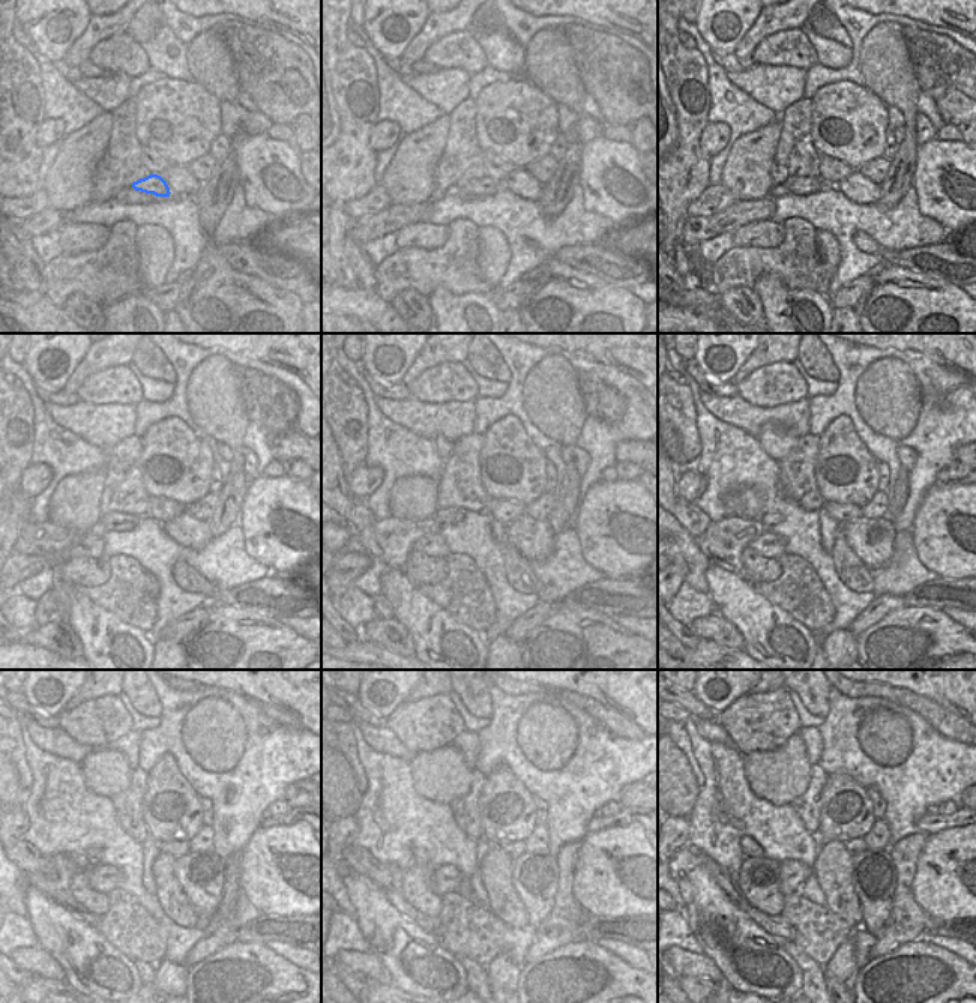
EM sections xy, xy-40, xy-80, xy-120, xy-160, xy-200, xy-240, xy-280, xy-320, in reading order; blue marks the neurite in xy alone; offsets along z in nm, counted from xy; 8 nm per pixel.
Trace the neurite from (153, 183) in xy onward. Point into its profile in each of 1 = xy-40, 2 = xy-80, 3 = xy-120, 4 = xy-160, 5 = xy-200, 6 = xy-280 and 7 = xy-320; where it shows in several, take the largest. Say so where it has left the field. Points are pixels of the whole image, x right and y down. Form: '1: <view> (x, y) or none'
1: xy-40 (484, 186)
2: xy-80 (798, 185)
3: xy-120 (120, 521)
4: xy-160 (443, 517)
5: xy-200 (772, 518)
6: xy-280 (421, 858)
7: xy-320 (750, 847)

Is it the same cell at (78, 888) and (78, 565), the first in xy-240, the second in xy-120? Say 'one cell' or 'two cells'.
one cell

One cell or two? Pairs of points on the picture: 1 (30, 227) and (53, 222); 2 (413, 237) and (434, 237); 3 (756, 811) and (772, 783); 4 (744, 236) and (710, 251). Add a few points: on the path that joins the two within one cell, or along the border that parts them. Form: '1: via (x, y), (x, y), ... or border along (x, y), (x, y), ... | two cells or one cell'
1: via (36, 225), (47, 222) | one cell
2: via (418, 237), (430, 237) | one cell
3: border along (745, 768), (745, 780), (760, 798), (790, 805) | two cells
4: border along (730, 233), (735, 245) | two cells

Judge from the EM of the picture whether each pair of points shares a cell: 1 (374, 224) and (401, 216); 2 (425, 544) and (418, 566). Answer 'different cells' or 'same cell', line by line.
1: same cell
2: different cells

